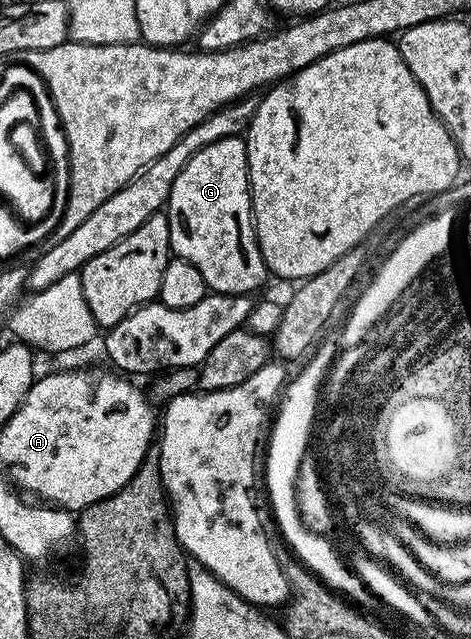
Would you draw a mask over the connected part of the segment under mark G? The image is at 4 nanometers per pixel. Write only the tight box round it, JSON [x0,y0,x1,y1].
[164,135,268,296]

